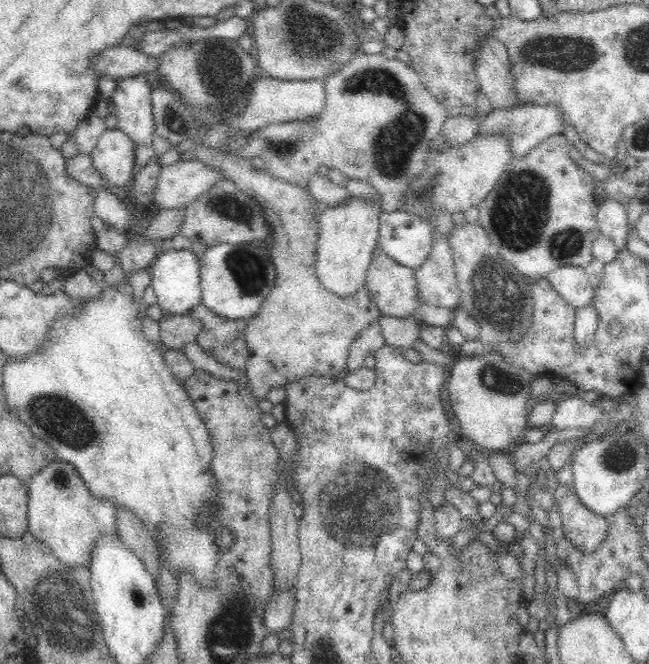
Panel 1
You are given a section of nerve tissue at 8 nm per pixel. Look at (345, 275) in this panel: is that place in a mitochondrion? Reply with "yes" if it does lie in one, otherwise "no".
no

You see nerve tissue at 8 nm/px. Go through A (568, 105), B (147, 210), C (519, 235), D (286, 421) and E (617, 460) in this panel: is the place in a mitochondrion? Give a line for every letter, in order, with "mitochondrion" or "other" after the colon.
A: other
B: other
C: mitochondrion
D: other
E: mitochondrion

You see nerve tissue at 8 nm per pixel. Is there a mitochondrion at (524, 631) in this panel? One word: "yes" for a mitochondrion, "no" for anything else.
no

